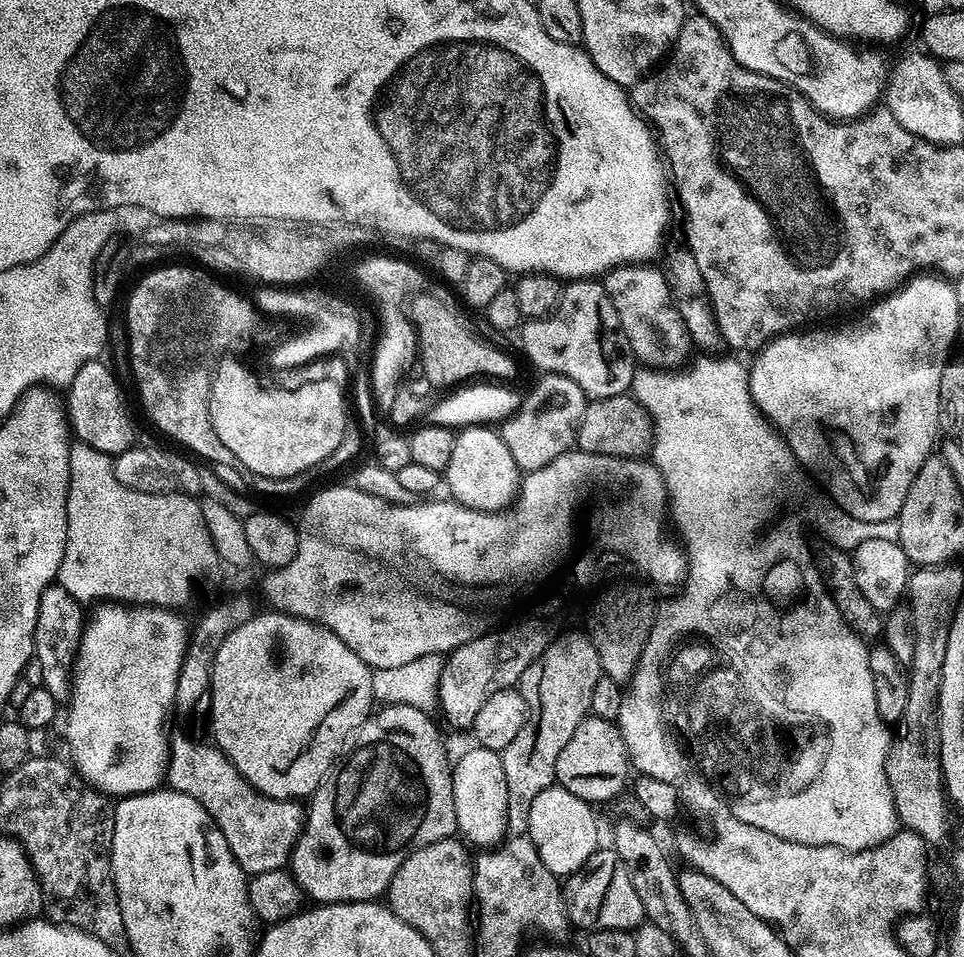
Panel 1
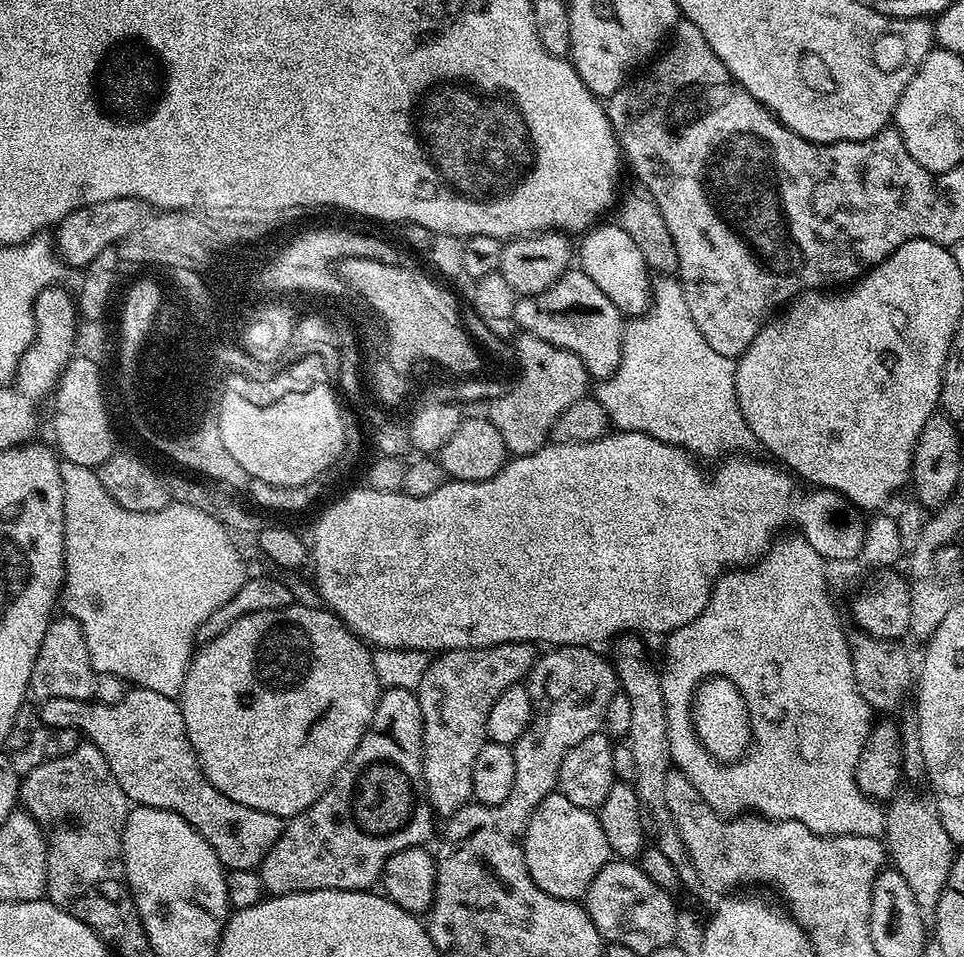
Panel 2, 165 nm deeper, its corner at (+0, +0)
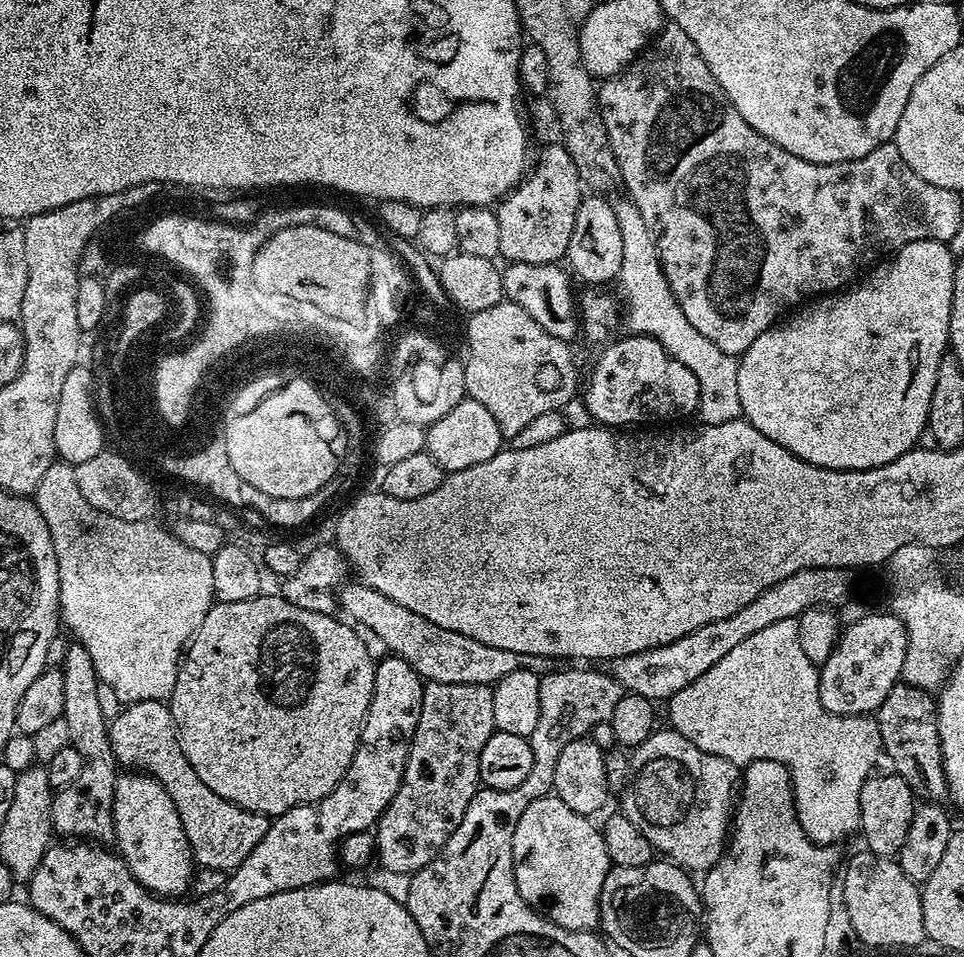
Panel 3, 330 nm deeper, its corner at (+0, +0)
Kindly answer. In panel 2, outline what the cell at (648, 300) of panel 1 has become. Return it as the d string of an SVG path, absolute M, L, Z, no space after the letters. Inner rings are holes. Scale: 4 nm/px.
M601 223L591 230L583 233L581 244L578 244L578 268L614 302L614 306L620 312L621 317L635 318L643 316L652 306L652 281L650 269L646 258L638 251L630 234L622 230L619 223Z

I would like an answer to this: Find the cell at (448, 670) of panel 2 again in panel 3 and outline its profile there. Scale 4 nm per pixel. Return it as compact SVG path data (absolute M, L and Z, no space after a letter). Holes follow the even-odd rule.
M432 682L425 683L422 694L422 714L418 726L412 735L412 744L408 747L408 761L398 786L398 794L386 806L379 820L376 821L374 835L376 838L375 859L388 872L411 874L426 866L446 846L446 838L454 834L470 798L481 787L480 755L482 746L496 731L494 722L494 698L489 685L467 685L465 682Z

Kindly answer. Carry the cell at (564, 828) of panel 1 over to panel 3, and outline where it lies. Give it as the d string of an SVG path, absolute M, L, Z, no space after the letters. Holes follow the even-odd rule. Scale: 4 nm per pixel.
M549 794L530 802L518 826L514 826L514 878L518 882L518 894L530 907L553 920L558 926L575 932L595 929L600 922L600 895L602 882L613 867L612 859L606 854L604 833L591 824L589 817L576 813L566 806L555 794Z

